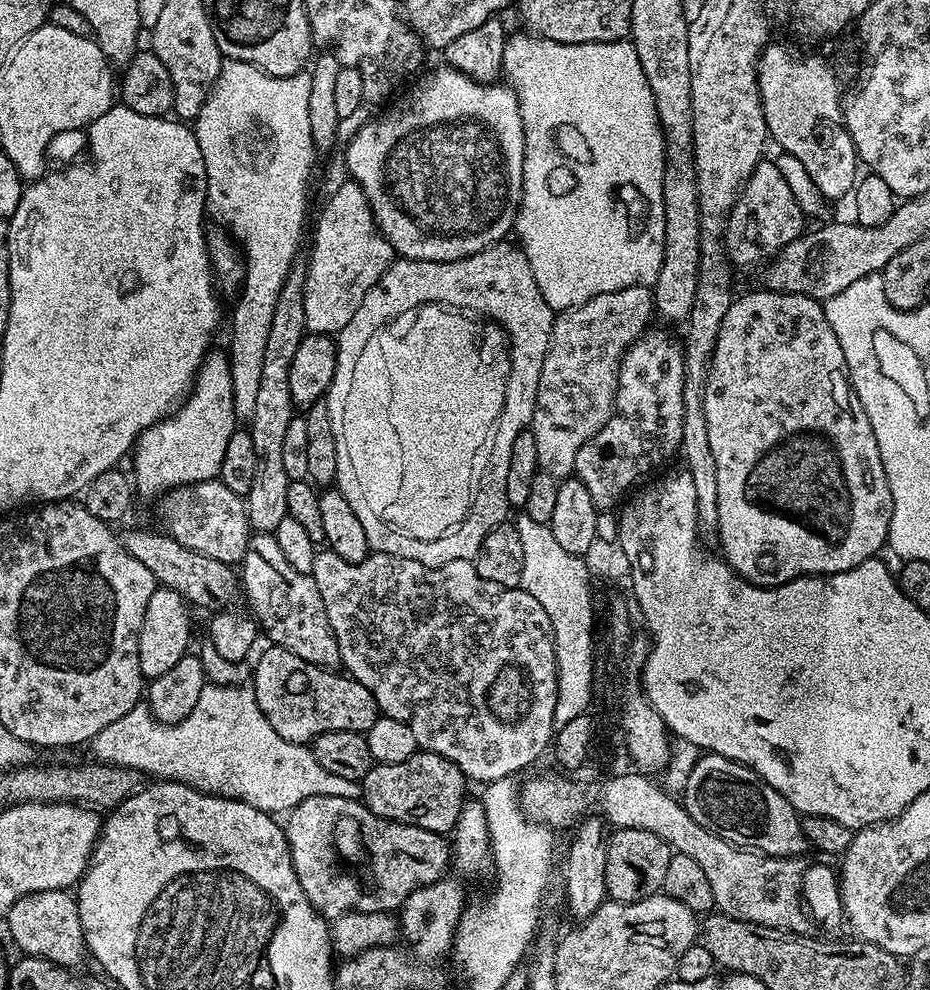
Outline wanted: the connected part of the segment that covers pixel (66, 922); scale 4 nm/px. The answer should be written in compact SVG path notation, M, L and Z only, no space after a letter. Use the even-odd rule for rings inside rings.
M67 889L24 895L8 911L6 923L13 942L25 955L50 960L69 970L75 969L84 956L86 958L81 915L75 897Z

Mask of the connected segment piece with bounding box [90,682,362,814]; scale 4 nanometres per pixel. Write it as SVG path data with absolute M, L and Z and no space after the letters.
M205 683L194 710L190 710L190 714L177 724L159 724L153 718L147 703L135 704L133 708L126 710L126 714L122 714L122 718L118 718L118 722L110 722L106 730L99 732L90 742L91 748L96 755L93 757L101 764L133 768L164 782L188 784L209 796L241 800L269 814L287 813L306 798L315 796L351 800L360 800L362 796L361 781L330 774L330 770L318 766L318 758L314 758L311 747L282 738L282 734L278 734L278 730L274 730L274 726L266 722L262 710L256 705L256 689L252 686L218 686Z

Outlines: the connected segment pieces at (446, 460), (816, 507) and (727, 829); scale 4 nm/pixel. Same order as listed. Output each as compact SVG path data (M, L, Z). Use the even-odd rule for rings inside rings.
M508 243L491 244L489 248L478 254L470 254L466 258L458 258L454 262L422 262L421 260L397 259L384 271L379 282L370 286L366 298L362 298L362 306L358 306L358 310L354 310L354 318L350 318L350 322L346 322L344 329L335 337L336 369L326 397L330 410L330 422L334 426L334 442L338 450L338 474L336 475L335 487L339 488L340 493L346 498L350 510L354 510L354 518L358 518L358 522L362 522L362 530L366 530L368 546L372 552L385 552L402 558L410 558L414 562L422 562L426 568L437 568L446 562L454 562L455 560L475 561L478 546L482 546L482 538L486 538L486 534L490 534L490 530L494 530L494 526L505 523L509 519L510 505L506 498L506 470L510 470L510 450L514 450L514 438L518 438L518 434L525 431L532 422L533 397L538 390L538 378L544 365L548 343L552 337L554 310L546 302L546 298L542 298L542 290L538 290L538 282L534 282L534 274L530 270L530 262L524 251L515 243ZM437 299L450 300L451 305L470 311L483 310L486 318L494 324L494 330L498 330L500 334L504 334L508 338L510 350L513 346L515 348L528 348L528 358L510 358L509 382L511 386L508 388L507 403L503 408L504 417L500 421L499 432L476 432L476 430L460 428L468 422L476 424L476 418L474 420L466 418L464 410L468 410L468 408L464 408L464 406L470 406L470 404L468 404L468 400L458 398L460 380L454 380L454 378L458 378L458 374L452 374L452 364L444 364L444 362L452 360L452 354L448 354L448 352L438 354L434 348L416 348L418 338L406 338L404 340L404 336L410 334L410 330L404 332L404 326L410 326L410 324L402 324L402 322L404 320L410 322L412 308L418 306L424 300Z
M748 292L745 296L737 295L732 301L730 310L726 310L726 318L722 318L722 330L718 330L718 342L714 346L712 355L712 365L706 378L706 390L704 391L704 413L706 414L706 434L710 434L710 451L714 454L714 462L718 462L718 541L720 540L719 551L723 559L727 560L728 565L735 570L737 576L743 580L749 580L760 588L777 588L780 584L785 584L791 580L796 580L800 576L833 576L839 572L850 570L862 562L873 559L876 552L882 549L888 542L888 531L890 530L890 518L892 517L892 499L890 498L890 482L886 478L886 470L882 466L882 454L878 454L878 438L874 438L874 430L870 426L870 418L866 418L866 410L862 402L852 391L852 381L848 378L848 367L846 358L842 354L842 346L838 346L838 334L826 322L824 305L814 298L806 298L802 294L790 294L789 292Z
M701 755L701 760L688 772L684 780L684 808L708 832L718 834L726 842L739 848L751 848L765 856L803 857L810 845L802 830L801 813L774 790L765 780L760 779L753 768L734 762L725 756Z

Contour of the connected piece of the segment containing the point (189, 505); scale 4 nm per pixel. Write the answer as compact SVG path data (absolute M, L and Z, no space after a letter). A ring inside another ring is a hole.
M220 479L173 488L164 493L159 504L164 515L163 527L179 544L206 558L218 558L218 562L226 562L229 566L243 561L250 535L244 497L234 494L234 490L229 490Z

